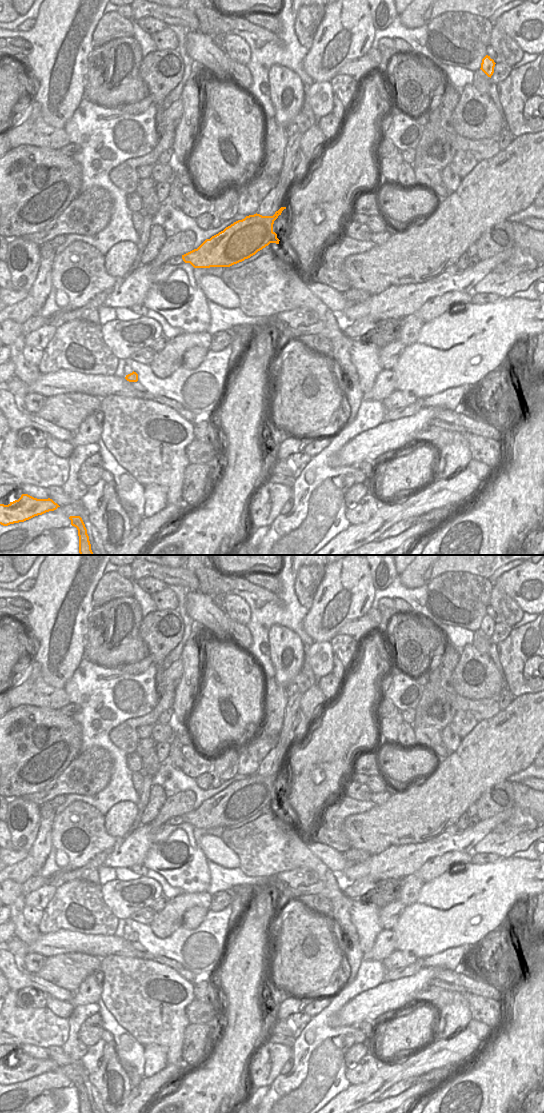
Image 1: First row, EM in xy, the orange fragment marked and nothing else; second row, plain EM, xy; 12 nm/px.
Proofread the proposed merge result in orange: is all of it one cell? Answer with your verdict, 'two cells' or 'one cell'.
one cell

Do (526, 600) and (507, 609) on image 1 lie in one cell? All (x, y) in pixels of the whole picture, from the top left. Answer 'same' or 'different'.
different

